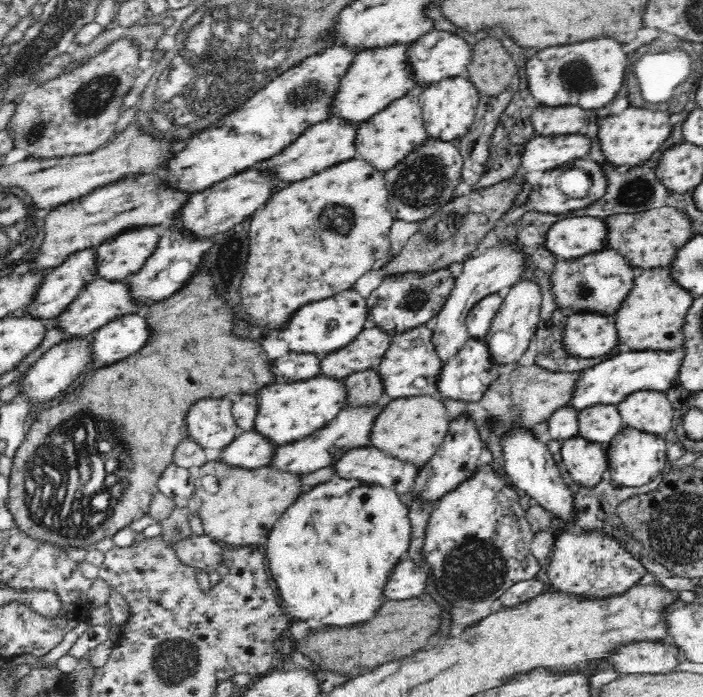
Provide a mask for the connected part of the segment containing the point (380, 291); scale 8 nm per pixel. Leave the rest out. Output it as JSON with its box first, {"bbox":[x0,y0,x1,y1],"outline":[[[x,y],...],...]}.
{"bbox":[368,267,455,335],"outline":[[[446,267],[438,271],[400,271],[383,277],[381,285],[368,296],[369,325],[378,325],[393,335],[420,323],[431,323],[455,288],[452,272]]]}

